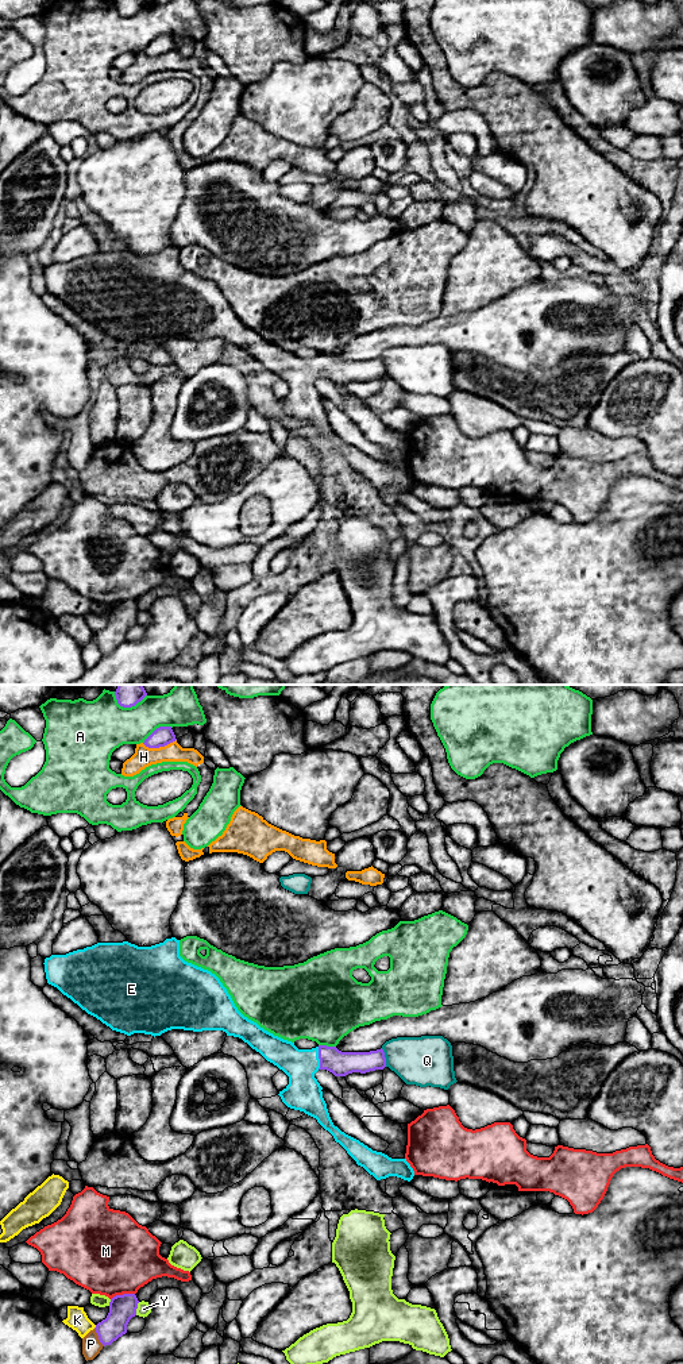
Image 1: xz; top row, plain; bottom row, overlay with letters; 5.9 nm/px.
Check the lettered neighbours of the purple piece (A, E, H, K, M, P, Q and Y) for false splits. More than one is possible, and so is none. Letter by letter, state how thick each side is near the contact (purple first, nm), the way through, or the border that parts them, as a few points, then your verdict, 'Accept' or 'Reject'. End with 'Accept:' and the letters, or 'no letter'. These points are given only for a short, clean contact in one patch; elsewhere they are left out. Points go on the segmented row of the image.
A: Thickness 120 nm (purple) against 240 nm. Reject
E: Thickness 150 nm (purple) against 220 nm. Accept
H: Thickness 120 nm (purple) against 120 nm. Reject
K: Thickness 160 nm (purple) against 120 nm. Reject
M: Thickness 160 nm (purple) against 480 nm. Reject
P: Thickness 160 nm (purple) against 110 nm. Reject
Q: Thickness 140 nm (purple) against 300 nm. Reject
Y: Thickness 160 nm (purple) against 80 nm. Reject
Accept: E

